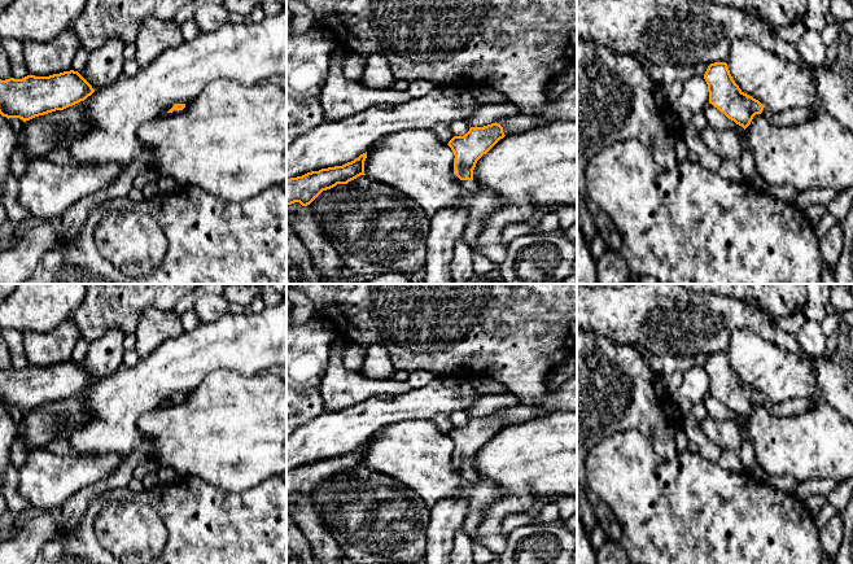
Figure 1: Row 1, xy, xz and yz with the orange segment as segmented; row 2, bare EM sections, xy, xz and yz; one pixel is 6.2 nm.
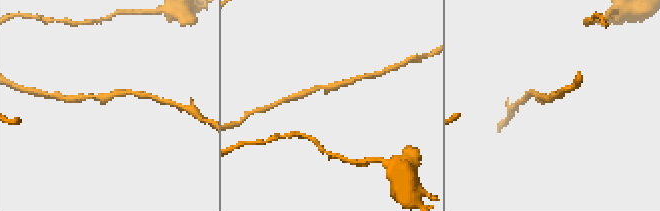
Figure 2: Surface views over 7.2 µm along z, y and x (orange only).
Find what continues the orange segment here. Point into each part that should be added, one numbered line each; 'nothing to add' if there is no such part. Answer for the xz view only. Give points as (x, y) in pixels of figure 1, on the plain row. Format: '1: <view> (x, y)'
1: xz (471, 476)

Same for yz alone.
1: yz (794, 406)

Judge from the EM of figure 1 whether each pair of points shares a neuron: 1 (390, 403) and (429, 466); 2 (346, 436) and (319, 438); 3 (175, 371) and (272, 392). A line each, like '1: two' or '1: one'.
1: two
2: one
3: two

